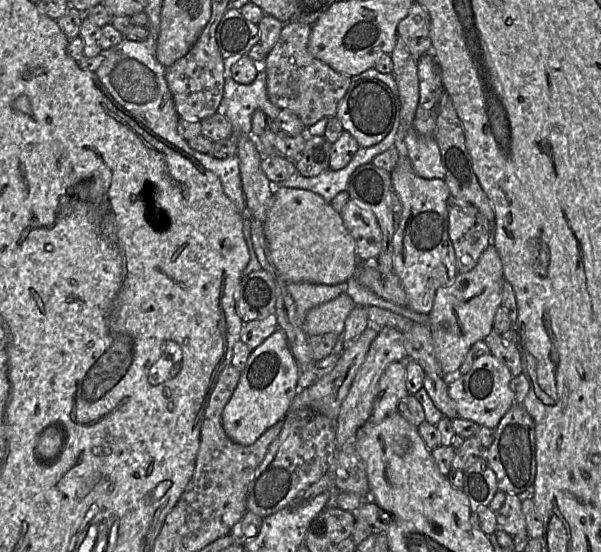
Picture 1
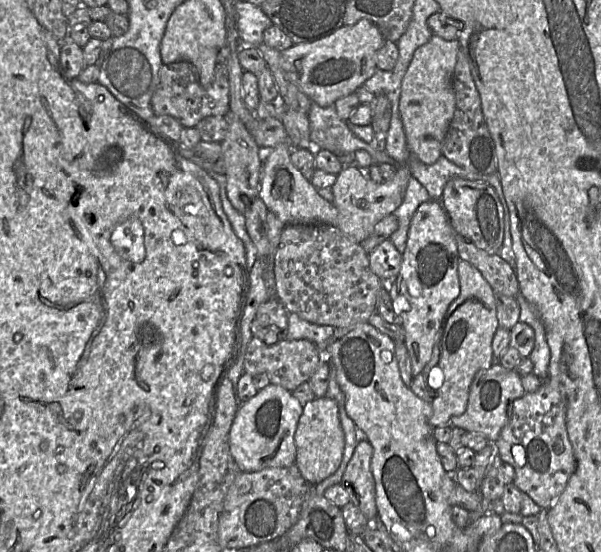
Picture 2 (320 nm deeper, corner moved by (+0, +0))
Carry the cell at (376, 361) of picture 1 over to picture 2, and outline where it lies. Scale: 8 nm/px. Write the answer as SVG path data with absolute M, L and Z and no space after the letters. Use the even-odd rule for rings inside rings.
M361 433L361 440L355 447L340 484L348 493L350 502L362 511L368 521L375 522L378 511L371 471L372 454L373 447Z

